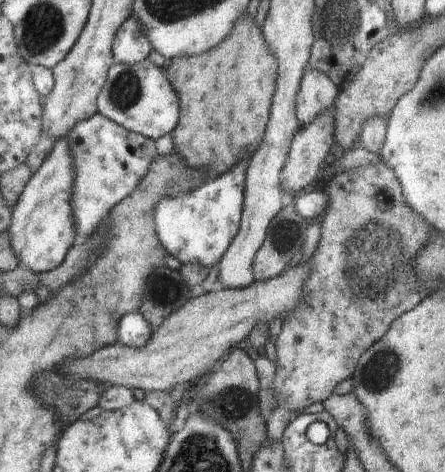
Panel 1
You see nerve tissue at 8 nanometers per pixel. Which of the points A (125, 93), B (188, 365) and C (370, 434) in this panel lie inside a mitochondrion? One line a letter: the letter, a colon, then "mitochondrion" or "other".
A: mitochondrion
B: other
C: other

